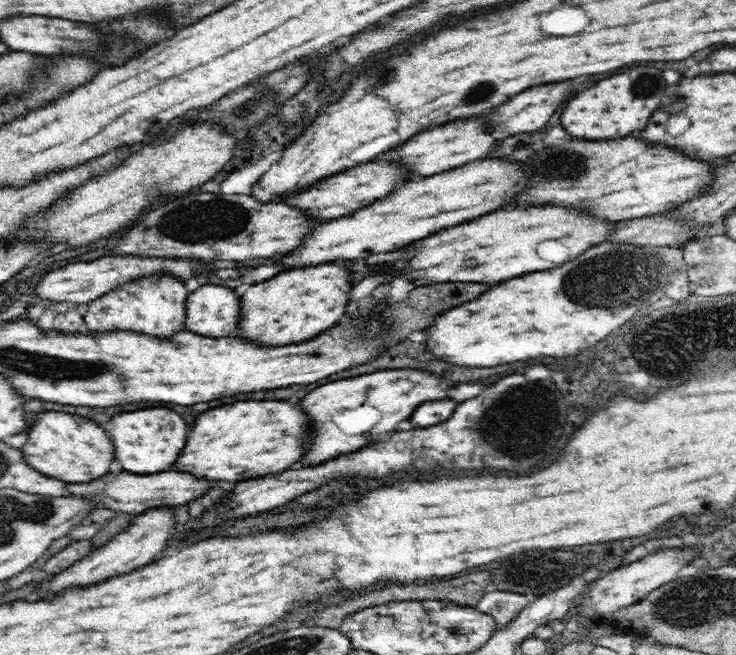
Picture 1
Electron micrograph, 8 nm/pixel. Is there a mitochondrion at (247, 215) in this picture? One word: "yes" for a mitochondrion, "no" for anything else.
yes

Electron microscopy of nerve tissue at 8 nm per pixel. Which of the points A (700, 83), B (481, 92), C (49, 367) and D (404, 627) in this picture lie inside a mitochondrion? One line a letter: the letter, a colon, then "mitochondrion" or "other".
A: other
B: mitochondrion
C: mitochondrion
D: other

